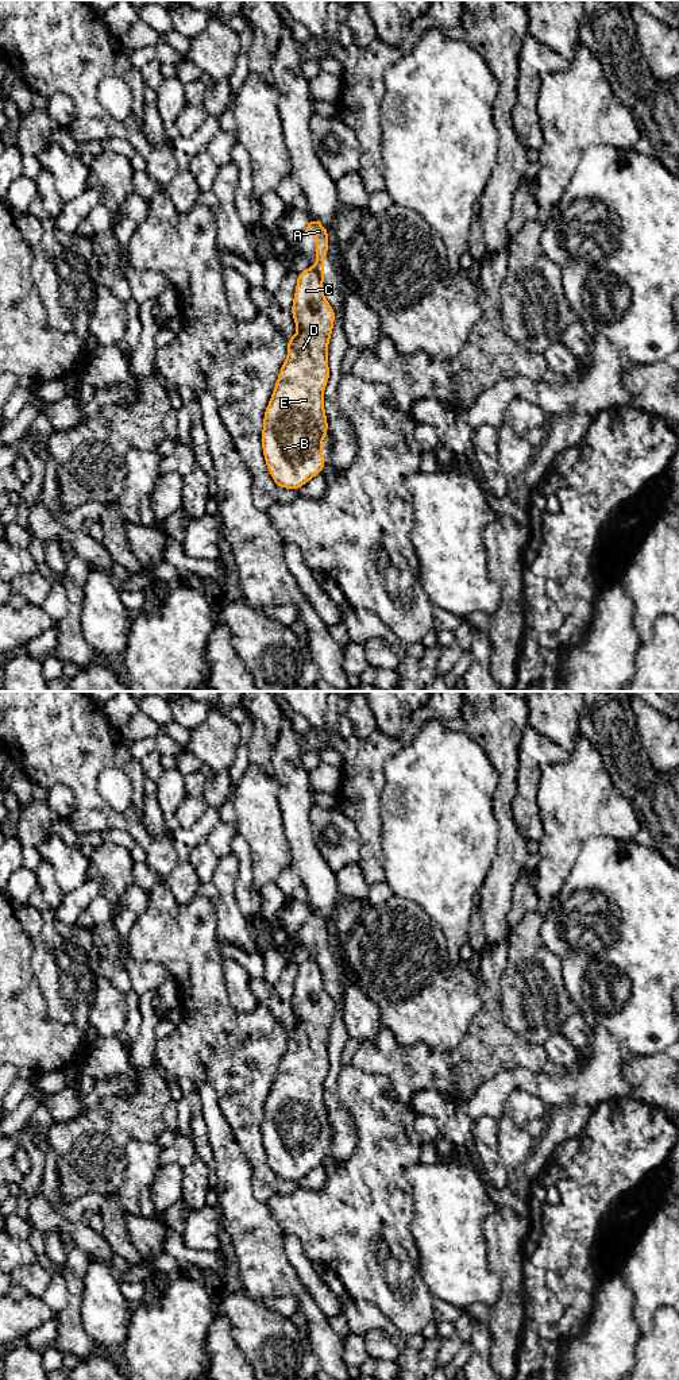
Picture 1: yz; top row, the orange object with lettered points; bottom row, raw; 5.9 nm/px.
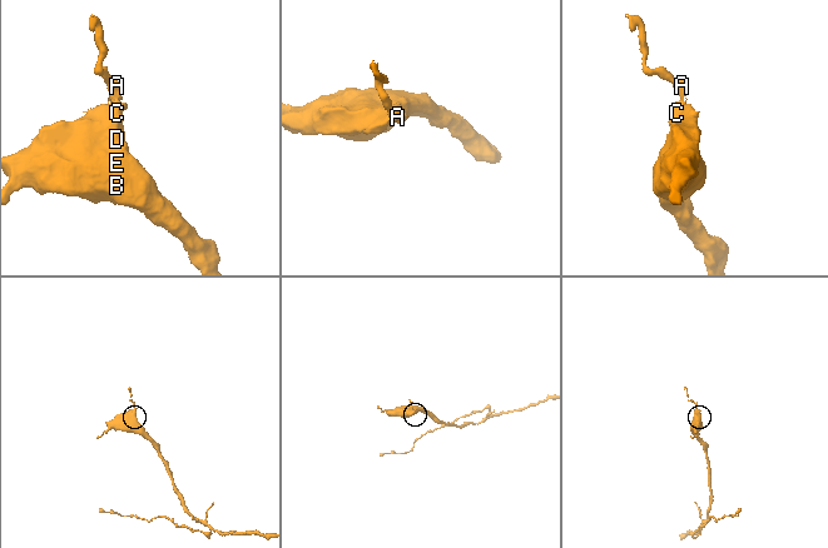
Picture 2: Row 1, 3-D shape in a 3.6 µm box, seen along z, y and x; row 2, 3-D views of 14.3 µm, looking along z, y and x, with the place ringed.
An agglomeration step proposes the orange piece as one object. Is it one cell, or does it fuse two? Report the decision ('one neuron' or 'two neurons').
two neurons

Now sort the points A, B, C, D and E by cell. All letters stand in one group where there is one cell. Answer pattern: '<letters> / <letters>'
A / B C D E

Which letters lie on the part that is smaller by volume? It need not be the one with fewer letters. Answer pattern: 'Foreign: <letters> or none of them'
Foreign: A

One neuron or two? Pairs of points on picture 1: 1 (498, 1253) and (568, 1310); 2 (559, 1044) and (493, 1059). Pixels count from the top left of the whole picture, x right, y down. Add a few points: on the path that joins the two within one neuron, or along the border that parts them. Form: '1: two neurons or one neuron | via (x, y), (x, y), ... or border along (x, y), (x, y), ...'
1: two neurons | border along (523, 1240), (523, 1305)
2: two neurons | border along (541, 1045), (548, 1059)

